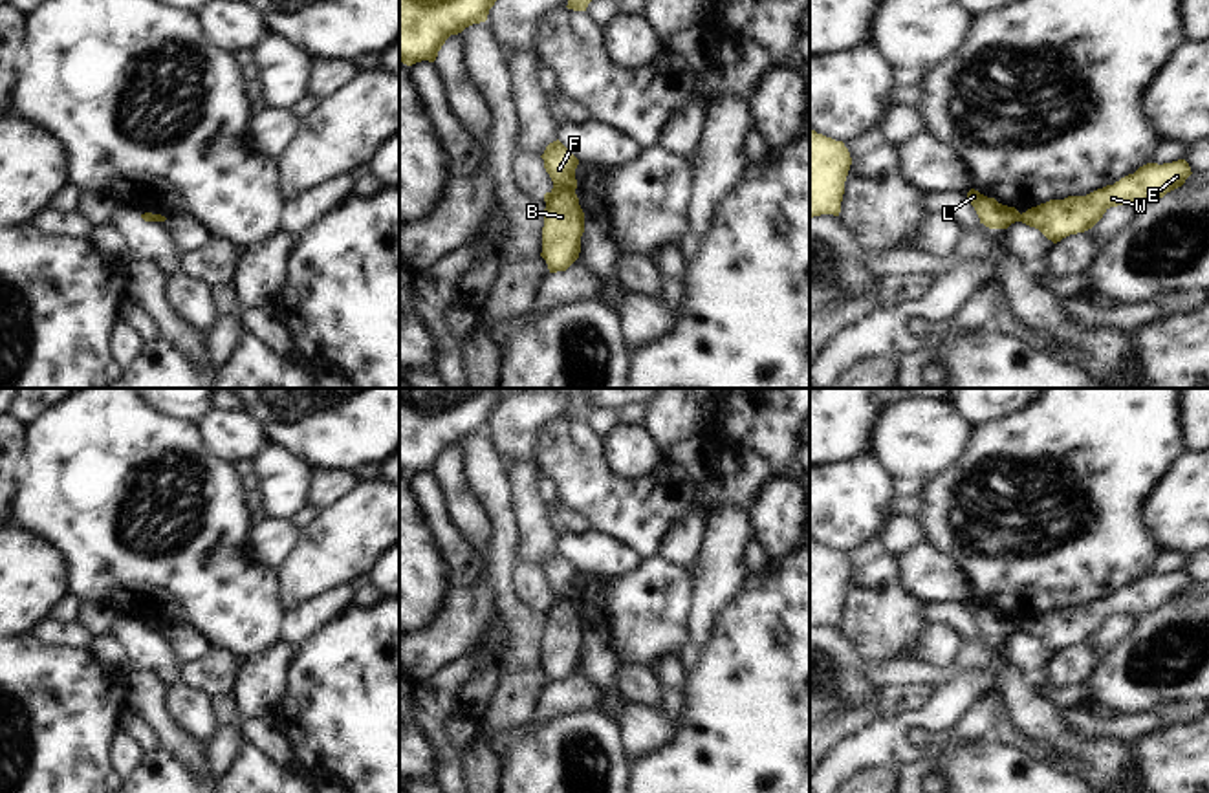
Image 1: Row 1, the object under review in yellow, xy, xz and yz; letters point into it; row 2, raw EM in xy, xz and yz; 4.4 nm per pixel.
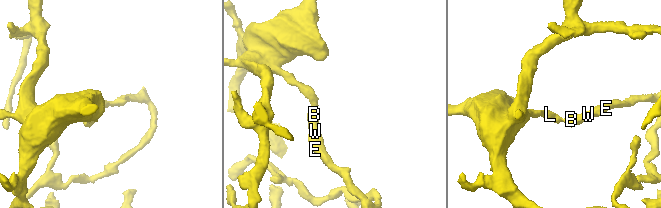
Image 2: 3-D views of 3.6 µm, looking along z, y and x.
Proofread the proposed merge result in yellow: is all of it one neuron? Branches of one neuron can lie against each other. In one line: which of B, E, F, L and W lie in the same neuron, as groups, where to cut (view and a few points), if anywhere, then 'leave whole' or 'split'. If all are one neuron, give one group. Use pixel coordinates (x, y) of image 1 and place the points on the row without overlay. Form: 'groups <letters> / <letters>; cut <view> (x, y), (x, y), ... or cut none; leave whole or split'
groups B E W / F L; cut xz (574, 599), (552, 601); split

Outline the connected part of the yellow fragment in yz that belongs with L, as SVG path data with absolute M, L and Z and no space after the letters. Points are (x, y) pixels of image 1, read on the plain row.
M975 599L967 603L967 612L975 617L980 634L989 639L1008 639L1011 634L1020 632L1020 623L1015 617L1002 615Z

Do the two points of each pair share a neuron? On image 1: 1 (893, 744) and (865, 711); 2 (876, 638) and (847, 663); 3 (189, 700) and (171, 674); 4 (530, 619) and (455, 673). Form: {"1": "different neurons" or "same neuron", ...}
{"1": "different neurons", "2": "different neurons", "3": "different neurons", "4": "different neurons"}

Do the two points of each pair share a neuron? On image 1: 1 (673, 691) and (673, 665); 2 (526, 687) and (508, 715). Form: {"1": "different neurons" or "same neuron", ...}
{"1": "same neuron", "2": "same neuron"}

